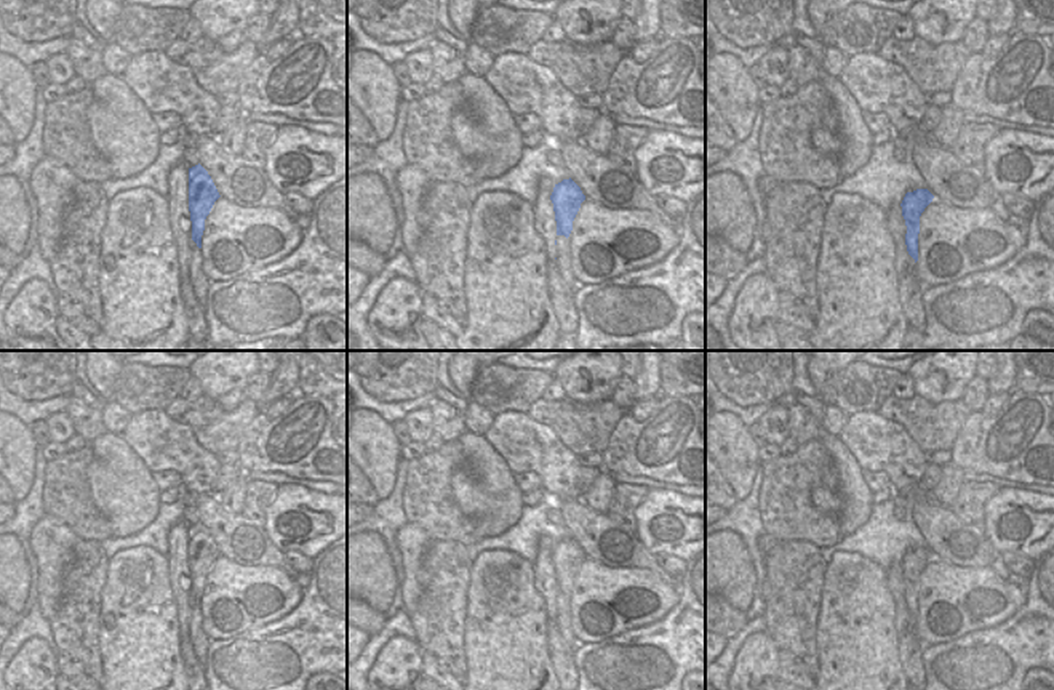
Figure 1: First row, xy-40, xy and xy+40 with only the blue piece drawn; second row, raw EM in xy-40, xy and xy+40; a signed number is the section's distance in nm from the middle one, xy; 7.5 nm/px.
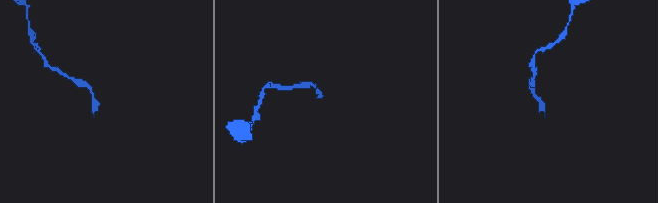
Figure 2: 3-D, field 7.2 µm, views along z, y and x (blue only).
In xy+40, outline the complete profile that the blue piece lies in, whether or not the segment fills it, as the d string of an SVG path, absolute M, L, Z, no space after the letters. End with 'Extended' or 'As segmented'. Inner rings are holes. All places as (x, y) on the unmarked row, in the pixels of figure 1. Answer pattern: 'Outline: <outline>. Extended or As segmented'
Outline: M916 548L913 551L907 551L900 562L907 584L905 604L915 621L918 620L920 575L932 557L934 554L928 548Z. As segmented

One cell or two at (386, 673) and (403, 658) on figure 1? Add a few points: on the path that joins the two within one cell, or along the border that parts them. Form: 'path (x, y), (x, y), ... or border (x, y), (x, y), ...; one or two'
path (391, 669), (399, 663); one

